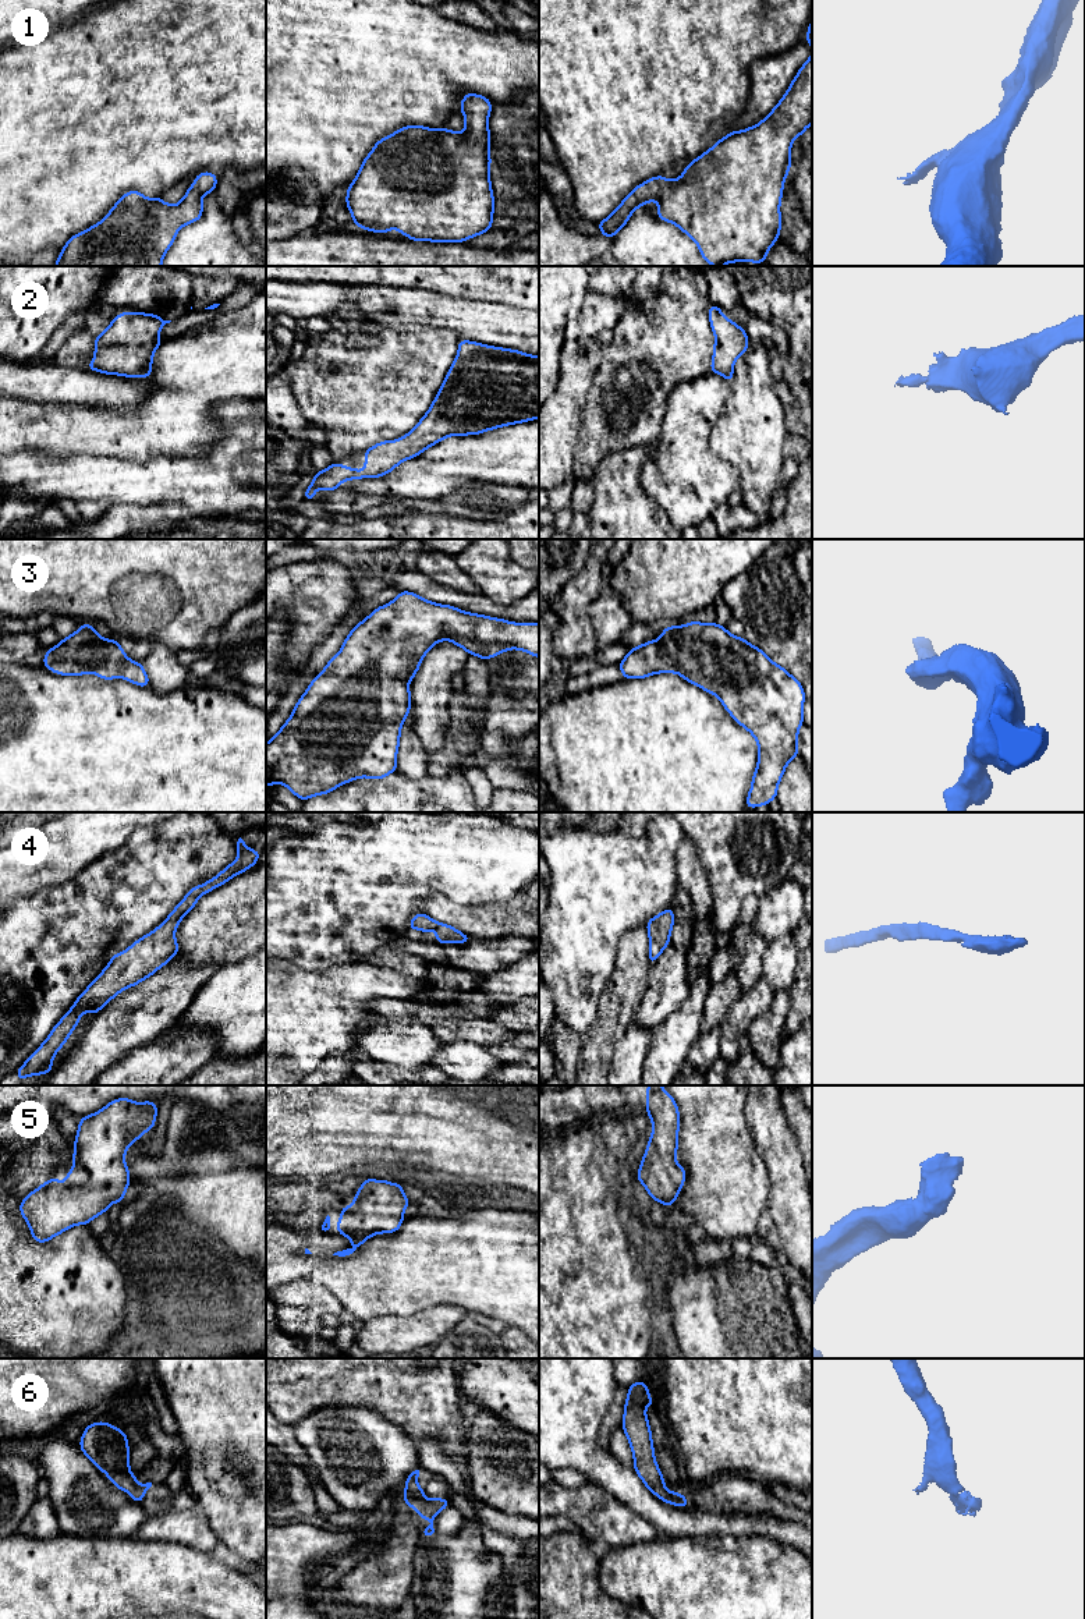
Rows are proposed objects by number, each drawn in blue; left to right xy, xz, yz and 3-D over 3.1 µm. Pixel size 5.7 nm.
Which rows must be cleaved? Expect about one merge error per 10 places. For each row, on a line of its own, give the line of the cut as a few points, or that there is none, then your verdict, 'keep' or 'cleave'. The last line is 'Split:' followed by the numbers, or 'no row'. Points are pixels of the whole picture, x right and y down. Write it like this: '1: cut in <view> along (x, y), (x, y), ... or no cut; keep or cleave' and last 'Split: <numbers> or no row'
1: no cut; keep
2: no cut; keep
3: no cut; keep
4: no cut; keep
5: no cut; keep
6: no cut; keep
Split: no row

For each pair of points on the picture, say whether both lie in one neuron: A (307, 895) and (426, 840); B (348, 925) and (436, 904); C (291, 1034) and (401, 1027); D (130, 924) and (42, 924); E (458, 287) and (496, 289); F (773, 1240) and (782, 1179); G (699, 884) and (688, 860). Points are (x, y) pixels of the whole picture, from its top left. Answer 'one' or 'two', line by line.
A: one
B: two
C: two
D: one
E: one
F: two
G: one

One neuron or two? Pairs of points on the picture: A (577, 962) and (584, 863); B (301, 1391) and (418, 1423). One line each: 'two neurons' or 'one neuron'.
A: one neuron
B: one neuron

